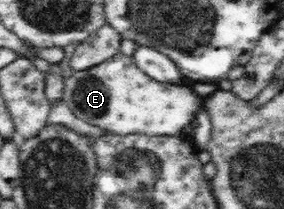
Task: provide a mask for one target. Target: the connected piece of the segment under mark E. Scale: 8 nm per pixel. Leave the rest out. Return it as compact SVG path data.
M121 53L84 71L67 72L62 96L76 118L114 135L181 135L182 128L194 125L204 101L189 87L155 81L139 69L133 56Z

